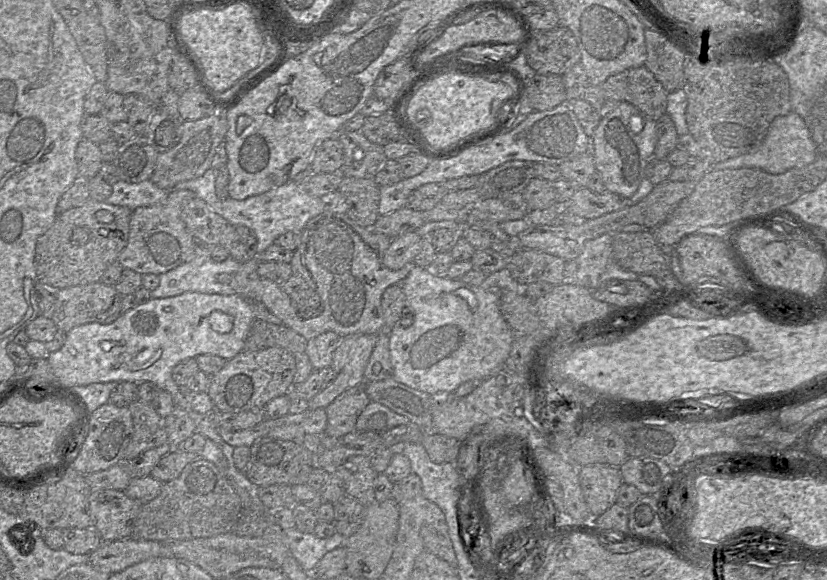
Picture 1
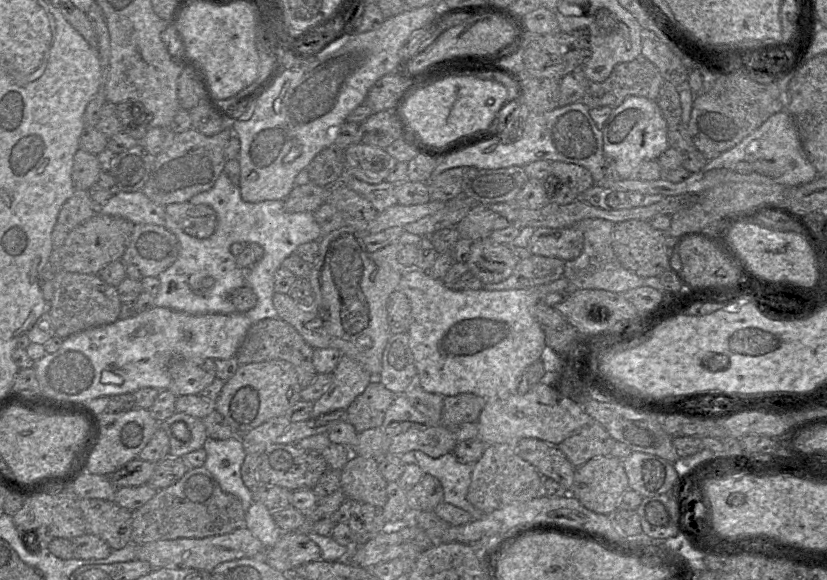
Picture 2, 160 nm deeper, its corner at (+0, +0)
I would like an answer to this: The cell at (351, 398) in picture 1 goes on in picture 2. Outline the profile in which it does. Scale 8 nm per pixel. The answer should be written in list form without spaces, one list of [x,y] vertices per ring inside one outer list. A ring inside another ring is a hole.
[[[370,382],[346,409],[347,422],[359,433],[381,427],[385,413],[396,395],[381,382]]]

